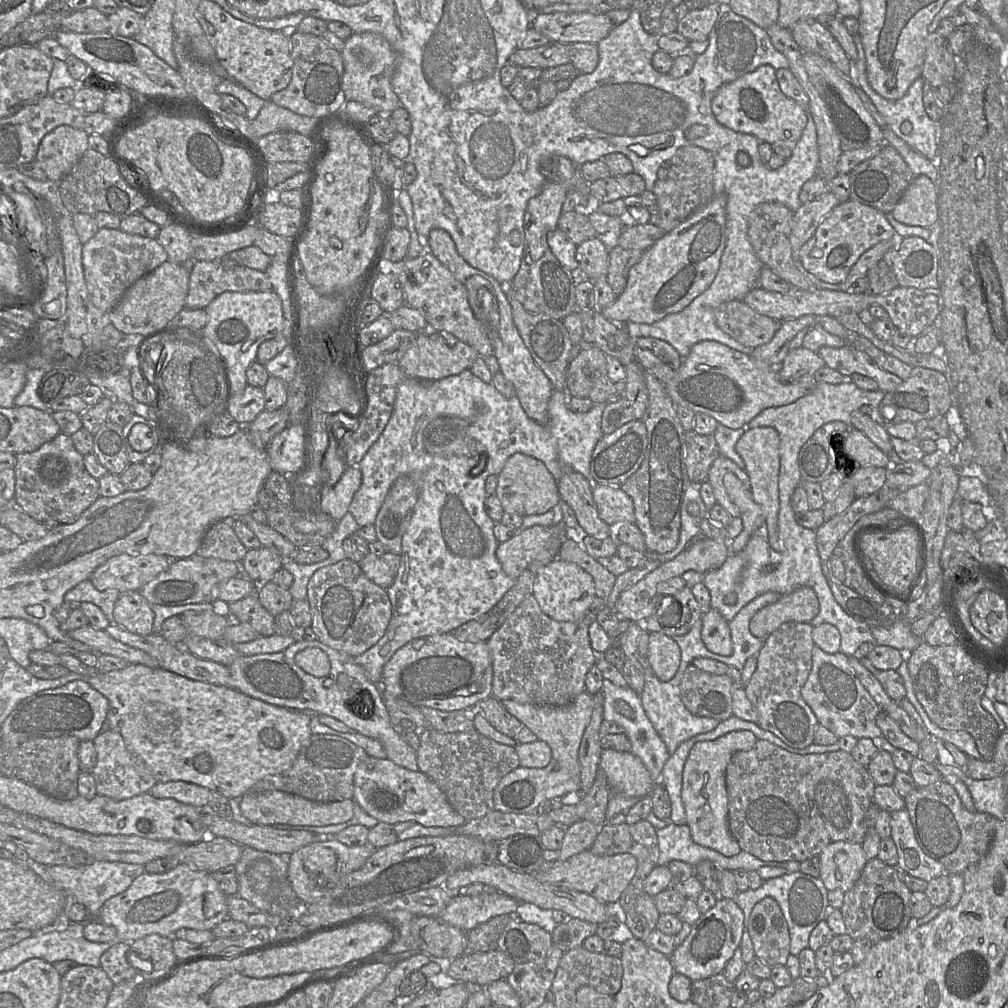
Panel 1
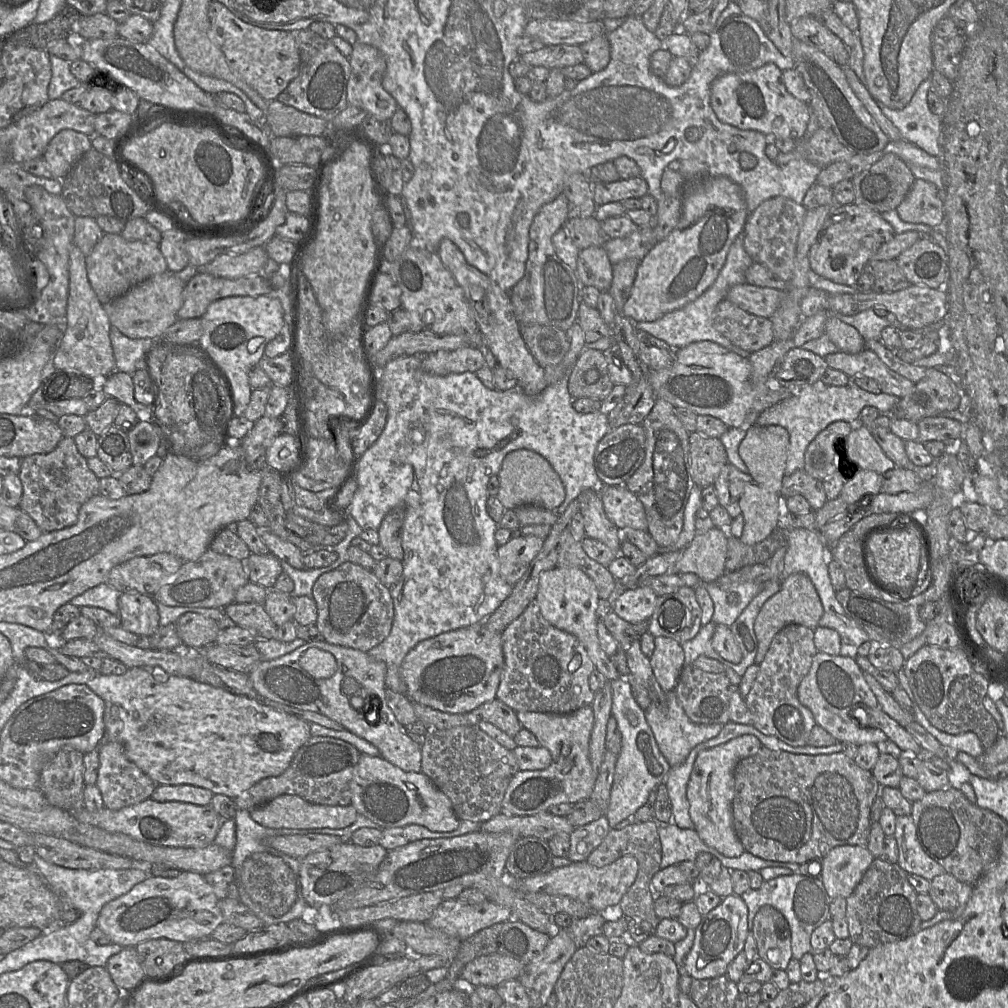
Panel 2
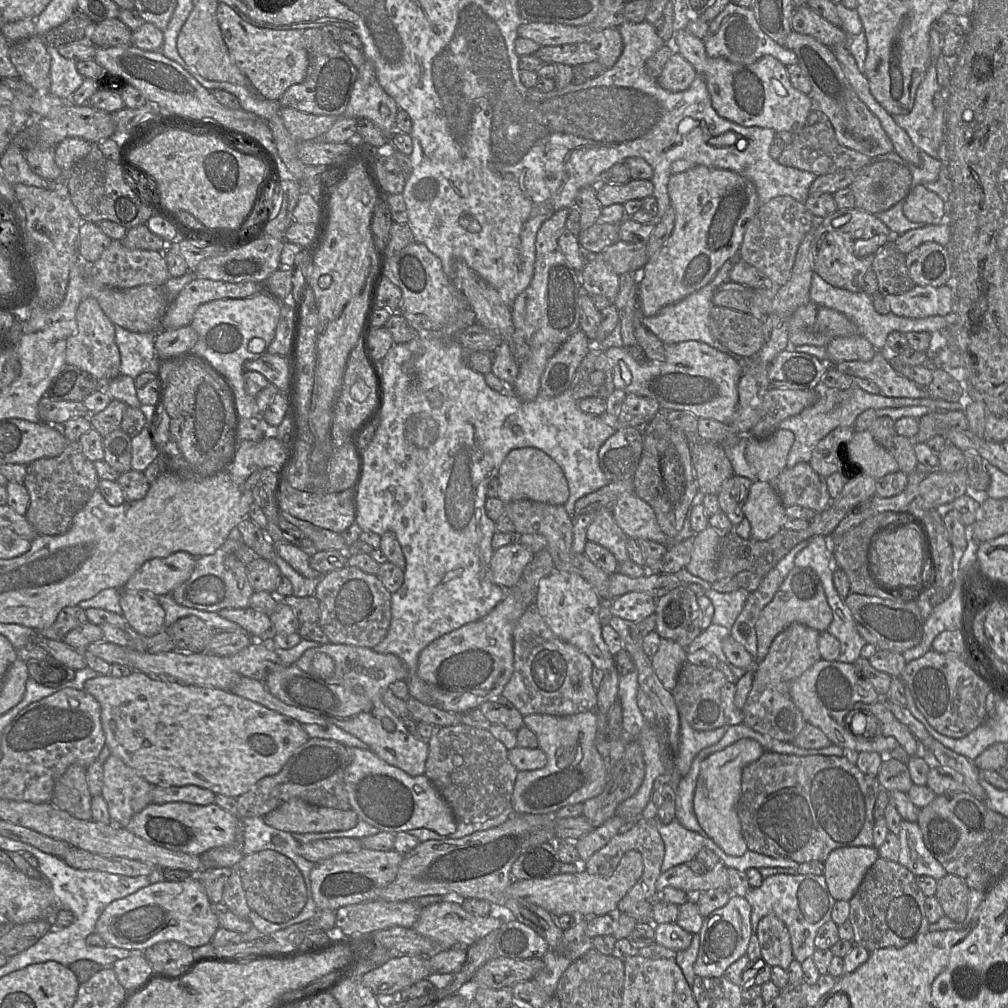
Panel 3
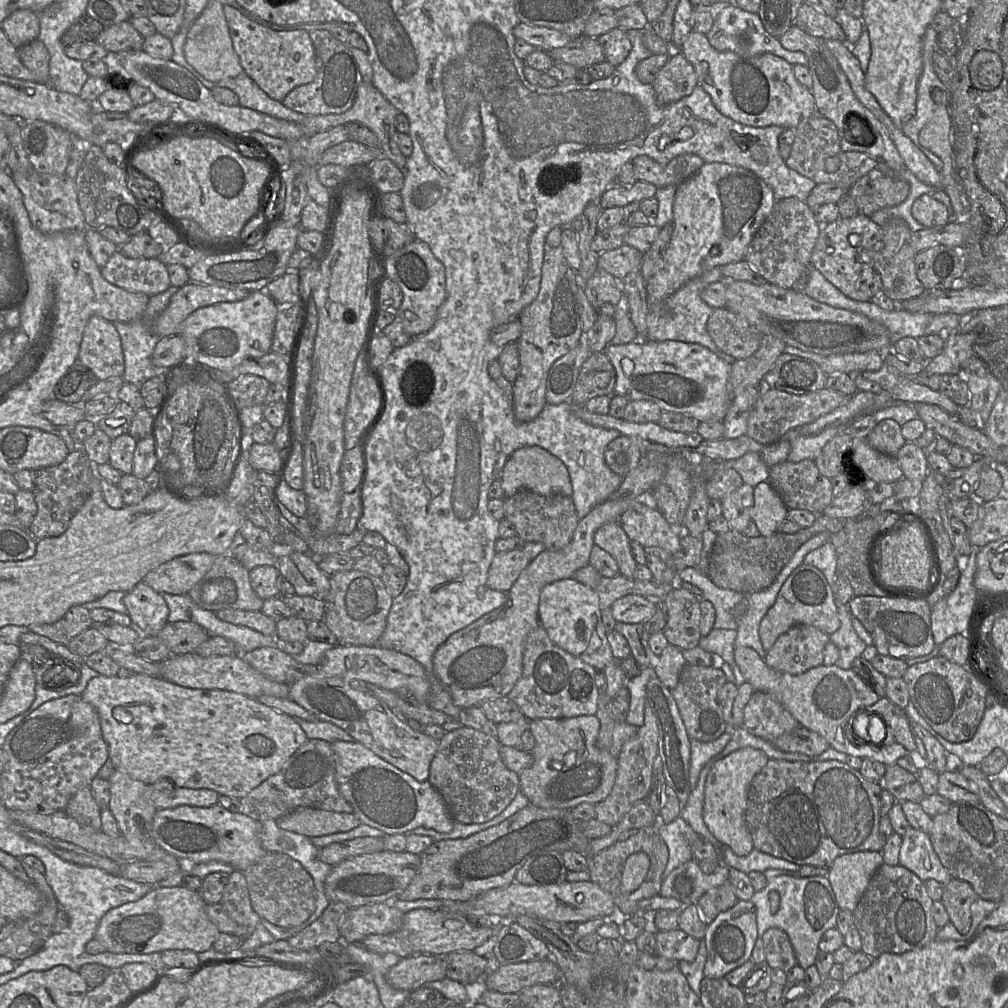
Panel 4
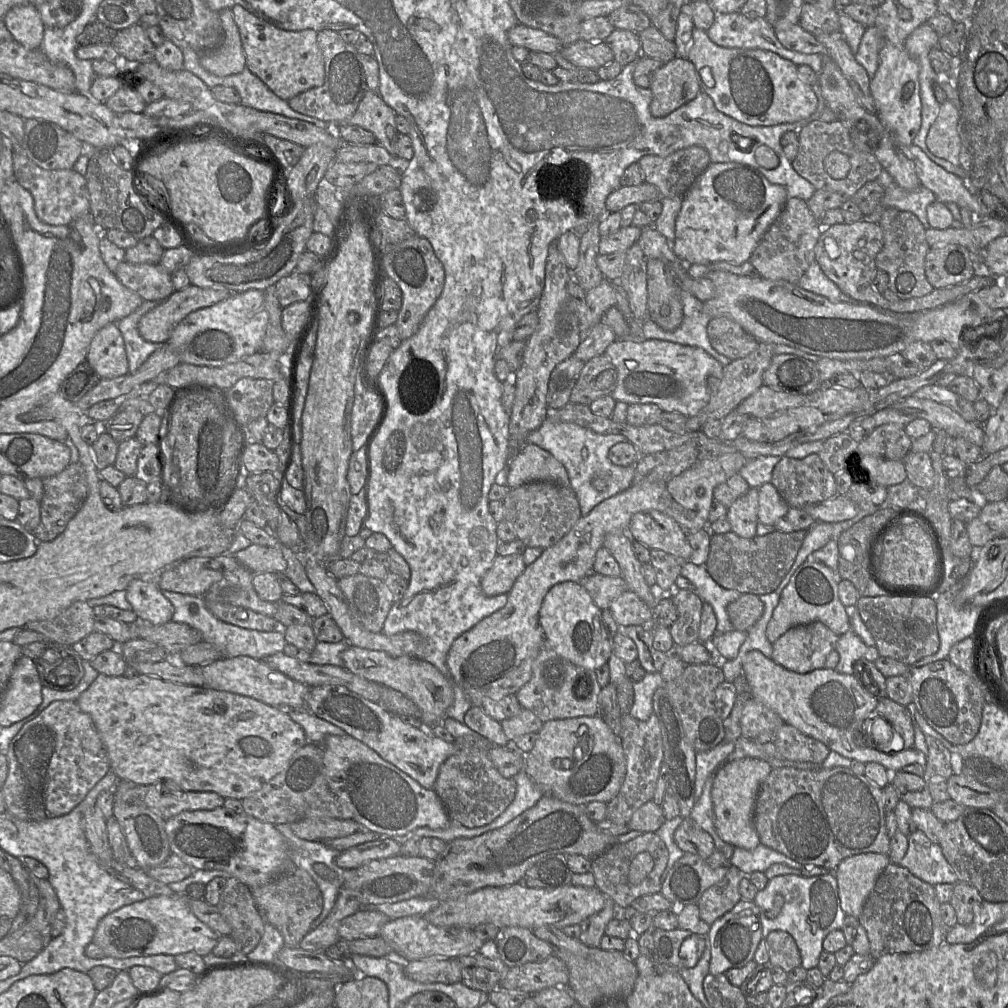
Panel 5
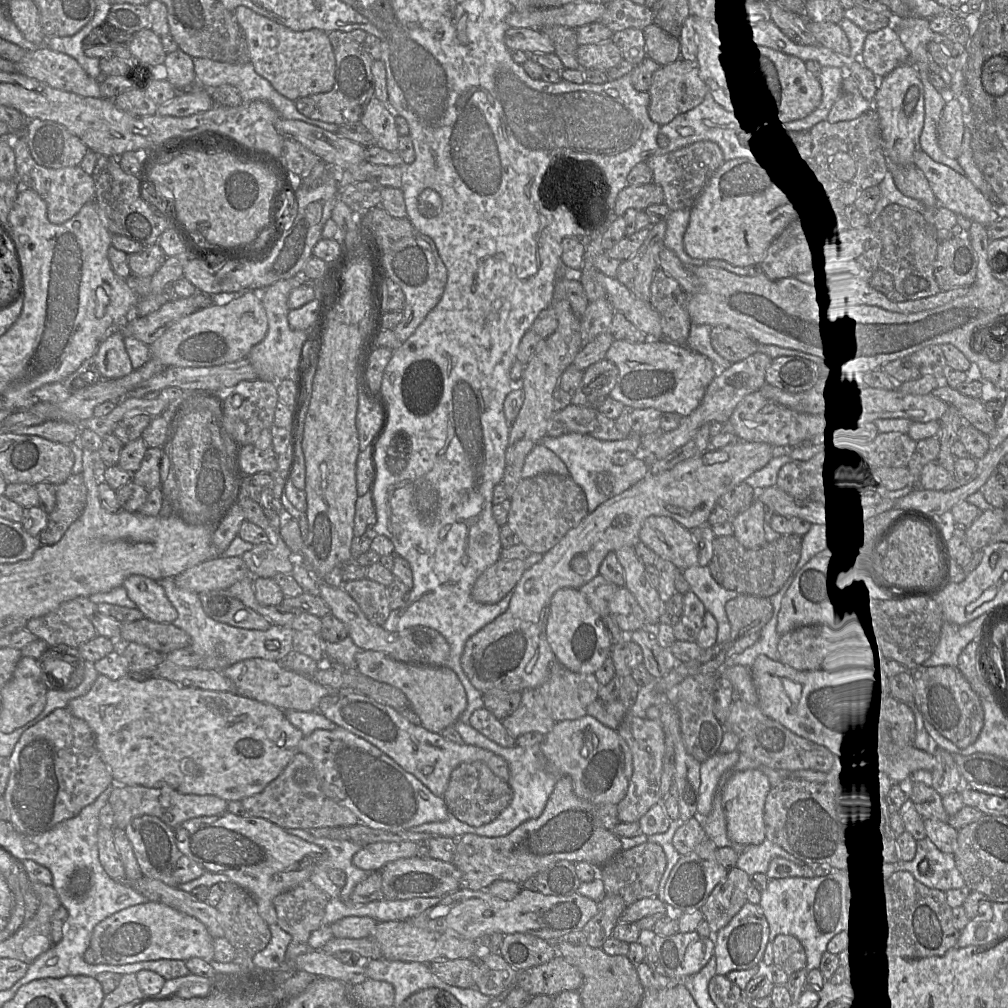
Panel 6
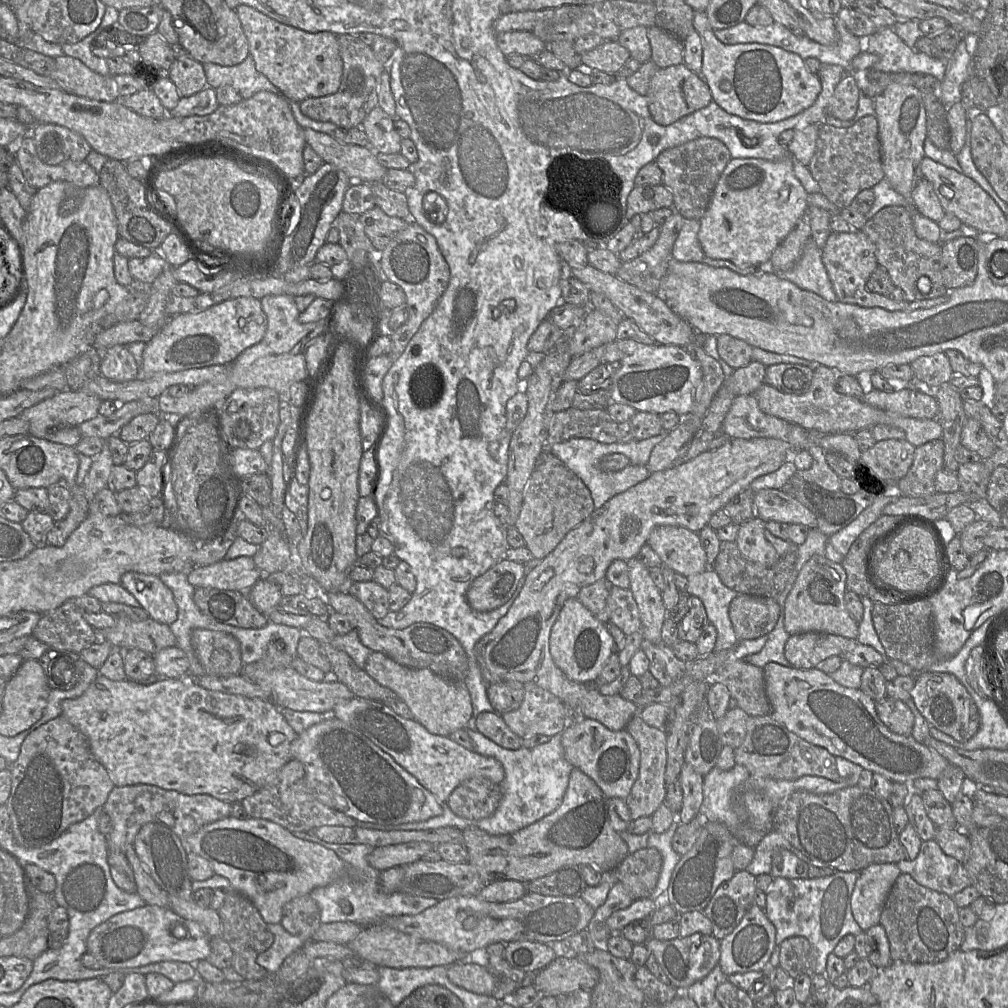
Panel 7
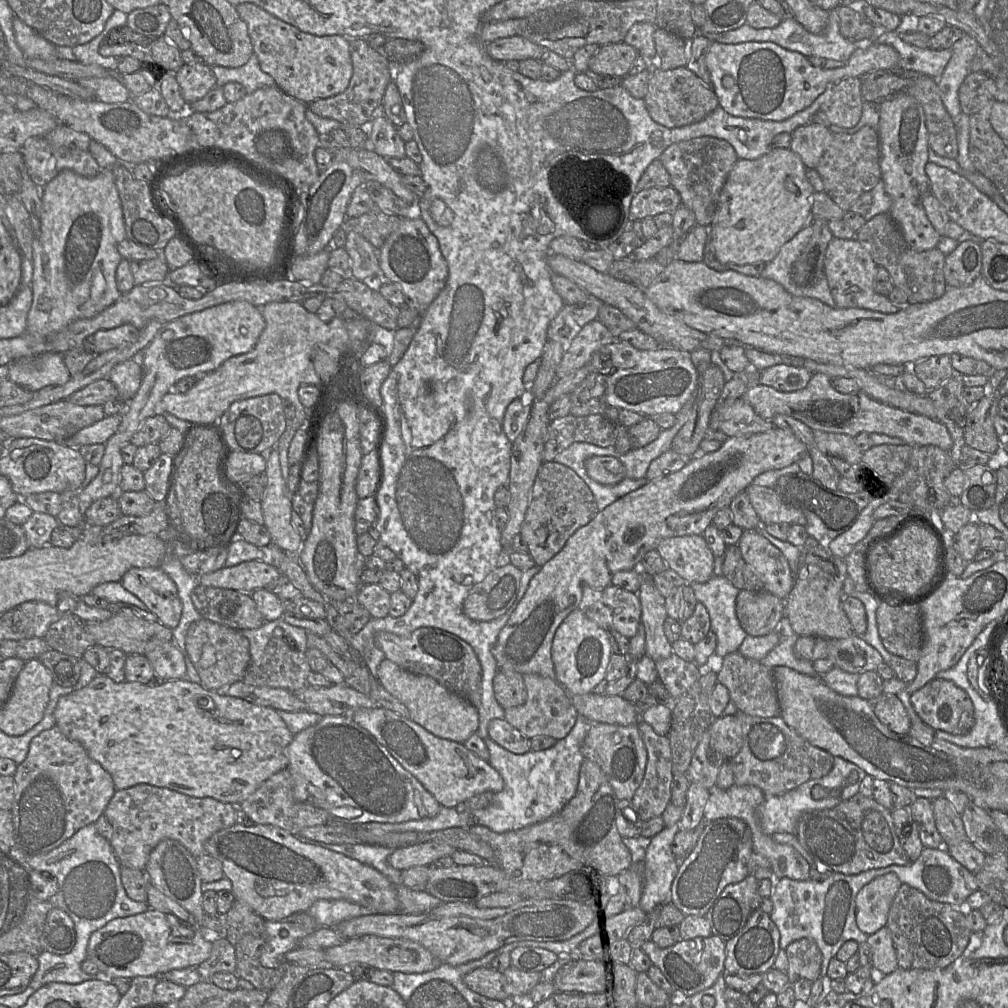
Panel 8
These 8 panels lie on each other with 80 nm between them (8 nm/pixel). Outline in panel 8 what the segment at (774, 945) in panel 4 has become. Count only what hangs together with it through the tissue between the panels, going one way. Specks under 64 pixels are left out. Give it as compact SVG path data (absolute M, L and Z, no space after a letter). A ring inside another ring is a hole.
M801 938L791 942L786 950L790 984L798 980L814 982L821 977L822 953L816 942Z

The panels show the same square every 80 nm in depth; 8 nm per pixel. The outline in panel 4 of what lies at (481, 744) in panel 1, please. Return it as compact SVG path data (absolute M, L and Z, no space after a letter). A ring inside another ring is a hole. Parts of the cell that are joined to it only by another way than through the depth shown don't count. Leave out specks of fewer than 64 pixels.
M465 726L446 732L439 741L437 752L430 764L428 781L442 796L454 822L485 823L499 815L520 791L518 774L509 770L501 760L500 745L497 738Z

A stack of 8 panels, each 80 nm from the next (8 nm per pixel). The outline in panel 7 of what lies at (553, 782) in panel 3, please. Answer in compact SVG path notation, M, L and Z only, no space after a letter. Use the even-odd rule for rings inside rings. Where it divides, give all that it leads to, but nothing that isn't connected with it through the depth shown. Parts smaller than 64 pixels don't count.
M581 718L563 730L561 743L566 760L589 776L606 797L626 799L638 778L640 751L625 729L612 731L596 720Z

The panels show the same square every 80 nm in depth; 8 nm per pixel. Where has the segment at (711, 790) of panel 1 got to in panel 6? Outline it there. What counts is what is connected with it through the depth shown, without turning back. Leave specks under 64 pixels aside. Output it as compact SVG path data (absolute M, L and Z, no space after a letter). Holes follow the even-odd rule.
M760 769L728 770L719 780L722 809L730 840L744 845L758 845L765 840L764 805L771 785Z

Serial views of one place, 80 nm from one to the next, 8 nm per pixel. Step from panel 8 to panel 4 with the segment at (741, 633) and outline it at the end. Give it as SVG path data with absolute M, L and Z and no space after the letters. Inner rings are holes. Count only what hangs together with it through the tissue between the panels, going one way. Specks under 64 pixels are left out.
M686 567L677 573L677 581L696 585L702 592L701 597L710 601L715 609L714 628L737 629L737 620L733 616L734 606L745 596L741 592L720 588L712 582L706 573L696 567Z

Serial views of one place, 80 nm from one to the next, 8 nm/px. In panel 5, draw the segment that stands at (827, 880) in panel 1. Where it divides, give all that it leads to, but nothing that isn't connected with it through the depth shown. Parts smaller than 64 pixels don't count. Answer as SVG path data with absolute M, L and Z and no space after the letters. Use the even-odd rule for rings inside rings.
M857 854L841 861L834 870L842 910L858 918L863 906L884 869L890 864L887 855Z

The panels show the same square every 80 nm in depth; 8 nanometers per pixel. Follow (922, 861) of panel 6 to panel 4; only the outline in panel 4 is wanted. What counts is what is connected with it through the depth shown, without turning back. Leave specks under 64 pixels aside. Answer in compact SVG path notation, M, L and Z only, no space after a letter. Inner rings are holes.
M909 827L902 838L899 865L915 873L923 882L934 879L945 885L952 879L936 854L927 833Z

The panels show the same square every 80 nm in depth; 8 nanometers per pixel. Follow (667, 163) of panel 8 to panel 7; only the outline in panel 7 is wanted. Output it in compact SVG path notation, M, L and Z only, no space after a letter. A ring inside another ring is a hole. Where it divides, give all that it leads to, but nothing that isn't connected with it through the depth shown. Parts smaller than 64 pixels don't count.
M700 137L662 151L655 163L662 171L662 185L673 194L673 210L685 219L700 220L705 214L715 186L731 160L728 148L718 139Z

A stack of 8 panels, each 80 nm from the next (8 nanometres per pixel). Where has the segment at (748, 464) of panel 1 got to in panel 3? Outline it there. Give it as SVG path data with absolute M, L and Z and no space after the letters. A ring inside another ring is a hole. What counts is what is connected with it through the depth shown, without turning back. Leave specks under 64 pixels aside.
M777 428L765 438L747 436L745 458L755 471L757 480L773 483L786 468L789 451L794 442L794 434Z

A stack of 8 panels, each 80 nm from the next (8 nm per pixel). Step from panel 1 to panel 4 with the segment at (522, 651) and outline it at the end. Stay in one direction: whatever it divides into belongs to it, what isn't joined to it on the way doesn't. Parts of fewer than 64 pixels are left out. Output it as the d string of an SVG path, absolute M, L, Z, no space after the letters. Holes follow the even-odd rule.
M541 624L526 637L522 674L507 695L529 720L566 719L595 715L600 690L595 683L595 668L555 645Z

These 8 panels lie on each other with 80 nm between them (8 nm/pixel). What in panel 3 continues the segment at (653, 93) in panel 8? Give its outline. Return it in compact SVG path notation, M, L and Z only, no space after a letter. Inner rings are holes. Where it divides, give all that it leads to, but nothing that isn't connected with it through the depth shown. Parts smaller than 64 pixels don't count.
M676 51L669 57L656 81L663 89L675 93L687 90L696 76L693 66Z

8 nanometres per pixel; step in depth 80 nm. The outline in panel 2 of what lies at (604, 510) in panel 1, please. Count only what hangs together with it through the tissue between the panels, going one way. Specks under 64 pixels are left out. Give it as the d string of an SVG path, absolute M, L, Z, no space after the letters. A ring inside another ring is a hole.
M625 486L604 487L599 495L606 516L616 527L647 531L644 506Z

